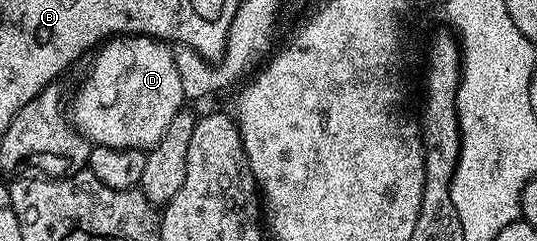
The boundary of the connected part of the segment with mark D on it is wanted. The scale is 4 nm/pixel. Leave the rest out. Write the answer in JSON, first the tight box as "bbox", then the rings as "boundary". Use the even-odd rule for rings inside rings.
{"bbox":[69,35,185,150],"boundary":[[[146,35],[118,36],[104,42],[95,54],[97,55],[85,81],[71,101],[69,115],[72,126],[94,146],[150,150],[161,139],[169,122],[182,110],[185,103],[174,50],[164,40]]]}

